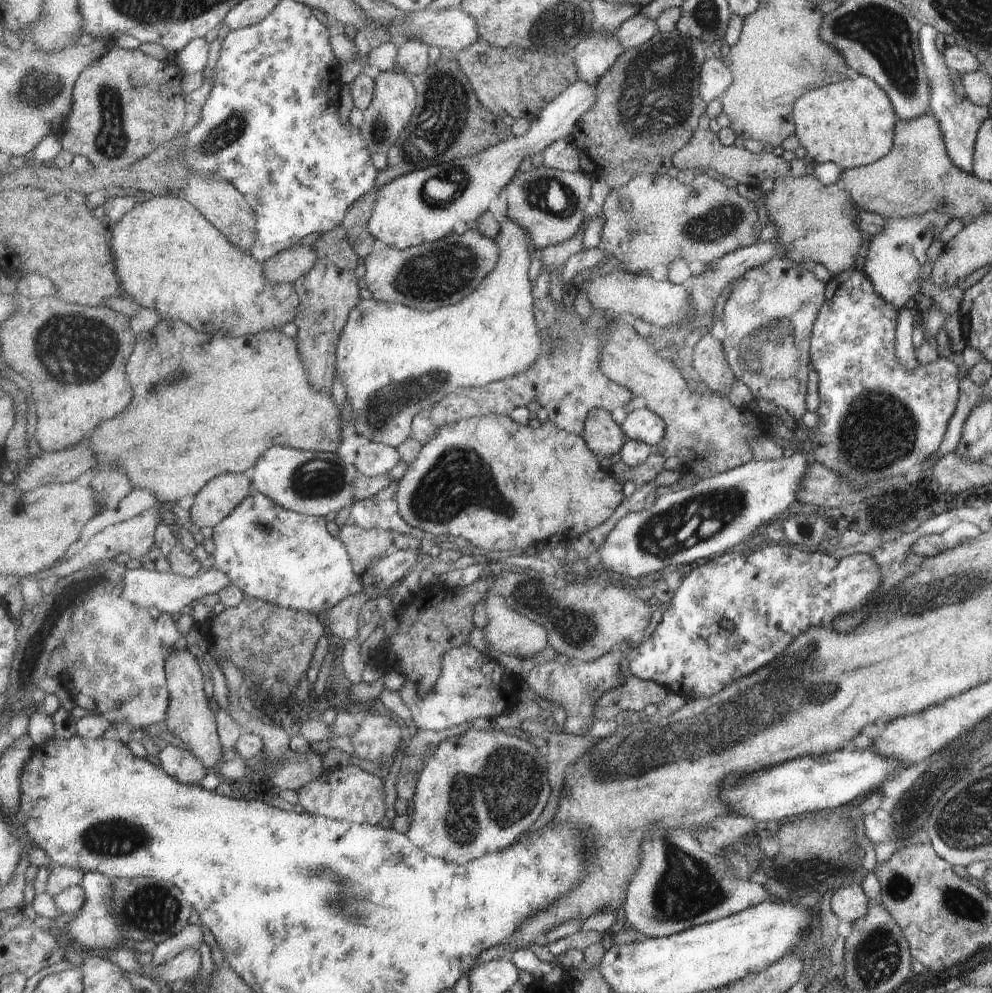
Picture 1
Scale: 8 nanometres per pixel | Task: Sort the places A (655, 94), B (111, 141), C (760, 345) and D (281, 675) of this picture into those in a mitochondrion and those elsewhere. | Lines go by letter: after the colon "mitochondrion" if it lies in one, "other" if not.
A: mitochondrion
B: mitochondrion
C: mitochondrion
D: mitochondrion

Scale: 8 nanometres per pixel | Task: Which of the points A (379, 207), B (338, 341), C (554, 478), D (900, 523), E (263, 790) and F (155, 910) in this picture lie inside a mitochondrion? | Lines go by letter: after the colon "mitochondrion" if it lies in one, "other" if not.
A: other
B: other
C: other
D: other
E: other
F: mitochondrion

